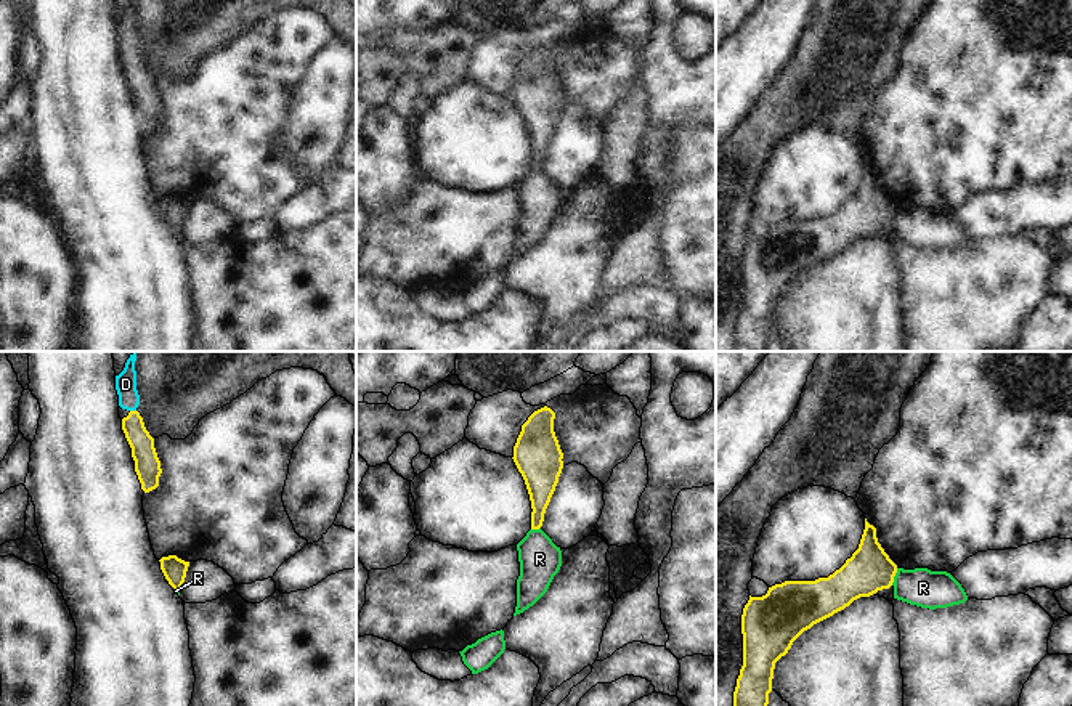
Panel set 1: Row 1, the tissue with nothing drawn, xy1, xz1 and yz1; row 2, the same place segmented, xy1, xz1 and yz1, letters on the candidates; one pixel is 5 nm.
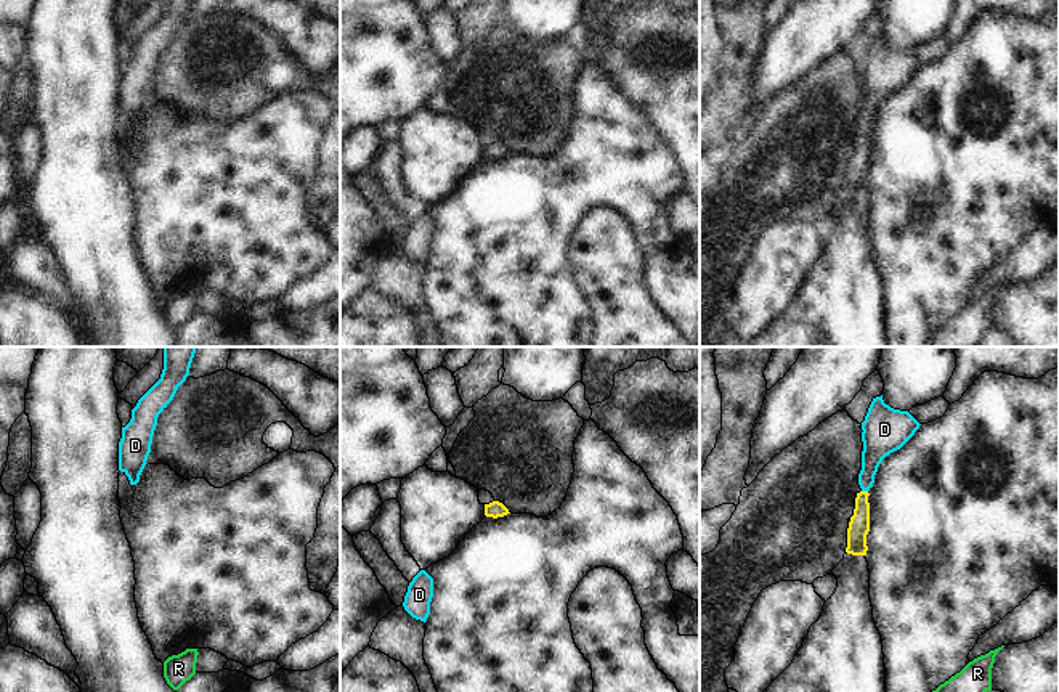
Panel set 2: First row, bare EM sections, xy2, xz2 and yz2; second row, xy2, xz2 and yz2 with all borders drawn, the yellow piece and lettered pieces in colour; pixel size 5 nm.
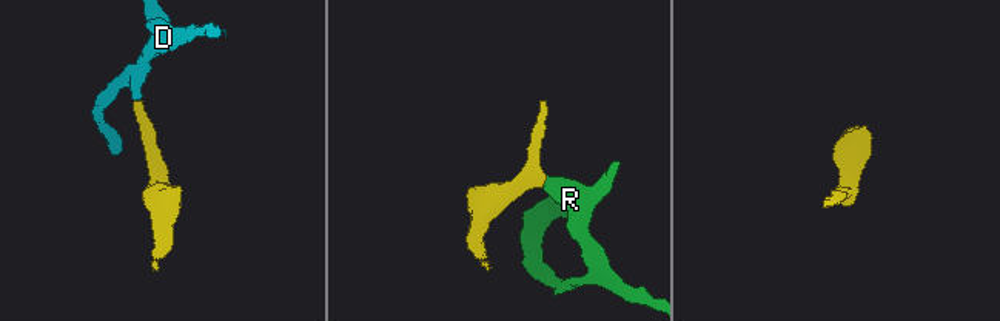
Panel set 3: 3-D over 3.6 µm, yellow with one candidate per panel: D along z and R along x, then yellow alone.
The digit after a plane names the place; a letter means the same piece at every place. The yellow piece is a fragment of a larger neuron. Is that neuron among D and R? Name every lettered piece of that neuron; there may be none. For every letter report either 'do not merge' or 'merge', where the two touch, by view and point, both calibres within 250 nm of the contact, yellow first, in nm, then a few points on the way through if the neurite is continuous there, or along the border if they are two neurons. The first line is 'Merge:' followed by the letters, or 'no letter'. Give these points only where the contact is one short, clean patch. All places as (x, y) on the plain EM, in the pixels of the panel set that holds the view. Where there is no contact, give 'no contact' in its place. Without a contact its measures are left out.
Merge: D
D: merge; contact xy1 (134, 52); calibres 120 and 110 nm; way xy1 (142, 84), (134, 69), (134, 52), (125, 23)
R: do not merge; contact yz1 (894, 215); calibres 220 and 190 nm; border yz1 (897, 209), (891, 225)

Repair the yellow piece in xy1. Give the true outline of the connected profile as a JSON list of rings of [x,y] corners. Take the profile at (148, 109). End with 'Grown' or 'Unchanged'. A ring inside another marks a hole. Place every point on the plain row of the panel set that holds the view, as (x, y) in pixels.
[[[127,0],[124,11],[116,16],[116,30],[119,35],[119,47],[128,51],[128,56],[122,59],[122,71],[132,88],[135,112],[141,124],[141,130],[149,133],[159,127],[162,109],[154,88],[154,79],[146,71],[143,58],[136,51],[140,35],[136,30],[135,2],[136,0]]]. Grown.

